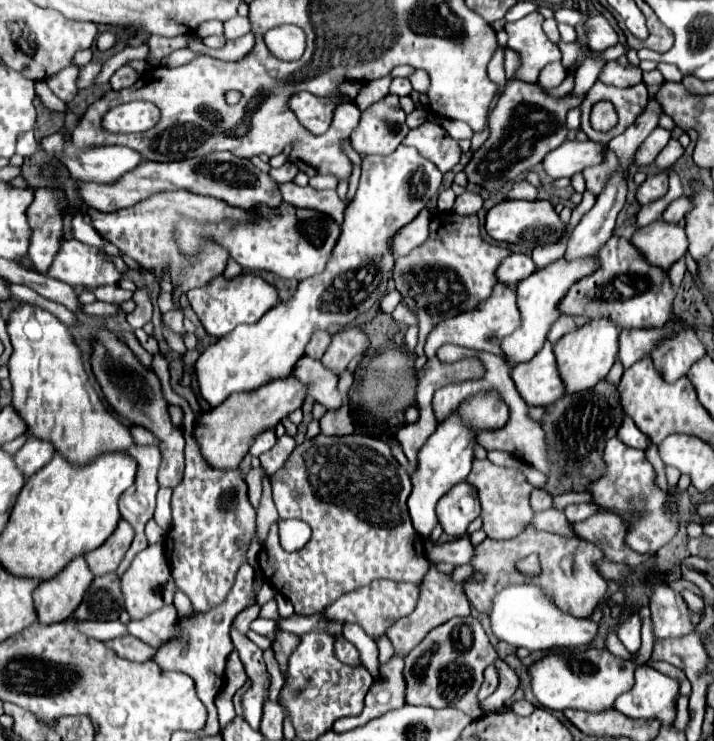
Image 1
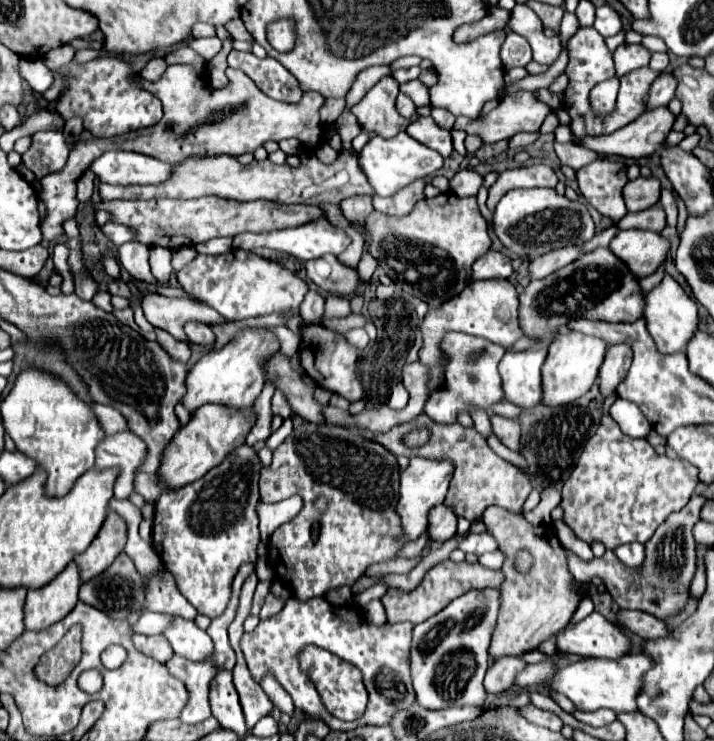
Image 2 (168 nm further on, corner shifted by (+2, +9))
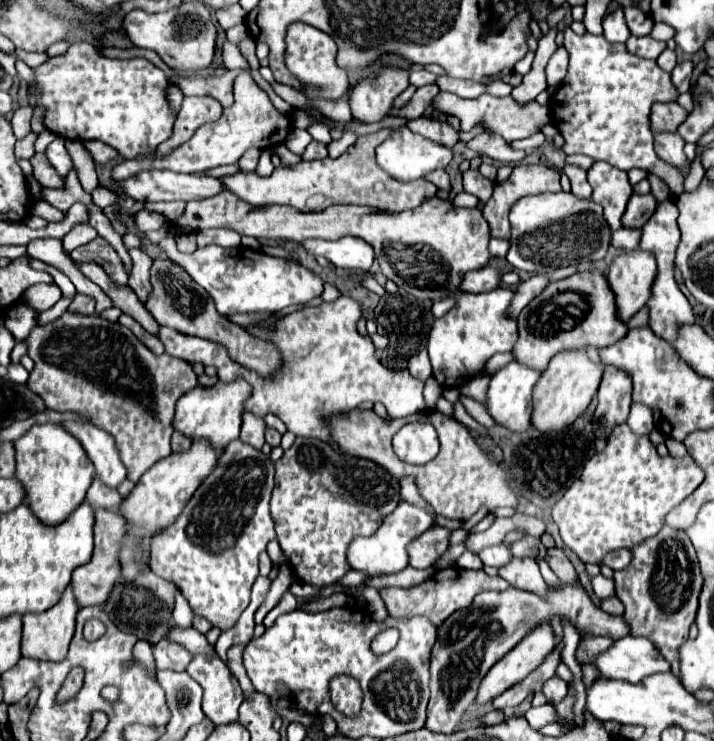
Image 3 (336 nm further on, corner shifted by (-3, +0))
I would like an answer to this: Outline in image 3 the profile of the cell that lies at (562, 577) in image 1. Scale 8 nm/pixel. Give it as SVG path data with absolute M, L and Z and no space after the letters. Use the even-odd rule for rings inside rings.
M539 623L537 627L533 627L517 645L515 649L511 649L507 655L503 655L491 669L489 673L485 675L485 679L481 681L481 687L479 687L479 695L475 699L477 705L483 705L483 703L489 703L497 697L497 693L503 693L505 689L509 689L511 685L515 685L515 681L521 681L523 677L527 677L527 673L531 673L533 669L537 669L545 657L555 649L555 631L549 623Z

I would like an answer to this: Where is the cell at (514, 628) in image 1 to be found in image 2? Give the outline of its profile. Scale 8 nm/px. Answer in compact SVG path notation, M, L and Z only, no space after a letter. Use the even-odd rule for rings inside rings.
M592 612L582 622L558 632L558 650L582 658L616 660L628 654L630 648L628 636L598 612Z

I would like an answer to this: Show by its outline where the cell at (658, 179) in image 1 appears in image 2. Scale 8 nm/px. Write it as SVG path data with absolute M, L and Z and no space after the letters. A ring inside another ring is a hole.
M636 178L626 184L622 196L628 212L646 210L660 200L660 182L658 178Z

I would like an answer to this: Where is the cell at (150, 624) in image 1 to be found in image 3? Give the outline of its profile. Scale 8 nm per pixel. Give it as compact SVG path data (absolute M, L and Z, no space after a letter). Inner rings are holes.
M193 655L187 673L203 687L203 713L215 725L229 725L239 719L243 691L229 667L215 655Z

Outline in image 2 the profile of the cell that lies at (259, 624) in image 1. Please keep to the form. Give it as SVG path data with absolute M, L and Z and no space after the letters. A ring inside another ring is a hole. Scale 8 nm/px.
M268 594L268 596L266 596L266 602L264 602L264 606L262 606L262 612L260 612L260 620L266 620L266 618L278 614L278 610L280 610L282 606L284 606L284 600Z

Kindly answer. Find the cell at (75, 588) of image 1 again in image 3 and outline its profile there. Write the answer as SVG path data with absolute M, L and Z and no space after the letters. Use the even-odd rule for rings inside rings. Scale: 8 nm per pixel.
M71 585L61 595L59 603L43 613L27 613L23 615L23 641L21 641L21 653L35 659L45 661L63 661L67 655L67 645L75 631L75 615L79 611L79 603L71 591Z

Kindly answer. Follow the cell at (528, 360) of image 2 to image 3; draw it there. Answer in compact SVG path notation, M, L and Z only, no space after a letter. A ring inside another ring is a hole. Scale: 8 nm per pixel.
M509 363L501 369L497 369L493 375L491 375L491 383L489 383L489 391L487 391L487 411L491 413L491 417L511 429L511 431L523 431L527 427L531 427L531 413L533 413L533 387L535 383L539 381L541 377L541 371L537 369L531 369L527 365L521 365L521 363Z

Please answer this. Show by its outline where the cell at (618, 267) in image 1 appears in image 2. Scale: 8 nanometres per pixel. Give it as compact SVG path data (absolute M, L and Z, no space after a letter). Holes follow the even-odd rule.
M596 248L570 262L566 268L552 272L546 278L532 280L518 296L518 320L522 332L540 342L550 344L560 326L570 320L610 320L634 322L644 312L644 296L640 294L638 278L632 276L628 266L616 258L610 248Z

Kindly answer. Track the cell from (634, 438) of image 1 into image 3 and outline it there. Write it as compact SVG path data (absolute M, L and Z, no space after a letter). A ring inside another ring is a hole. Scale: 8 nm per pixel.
M633 403L629 417L627 417L627 425L635 435L649 435L653 431L653 413L651 409L647 409L645 405Z

